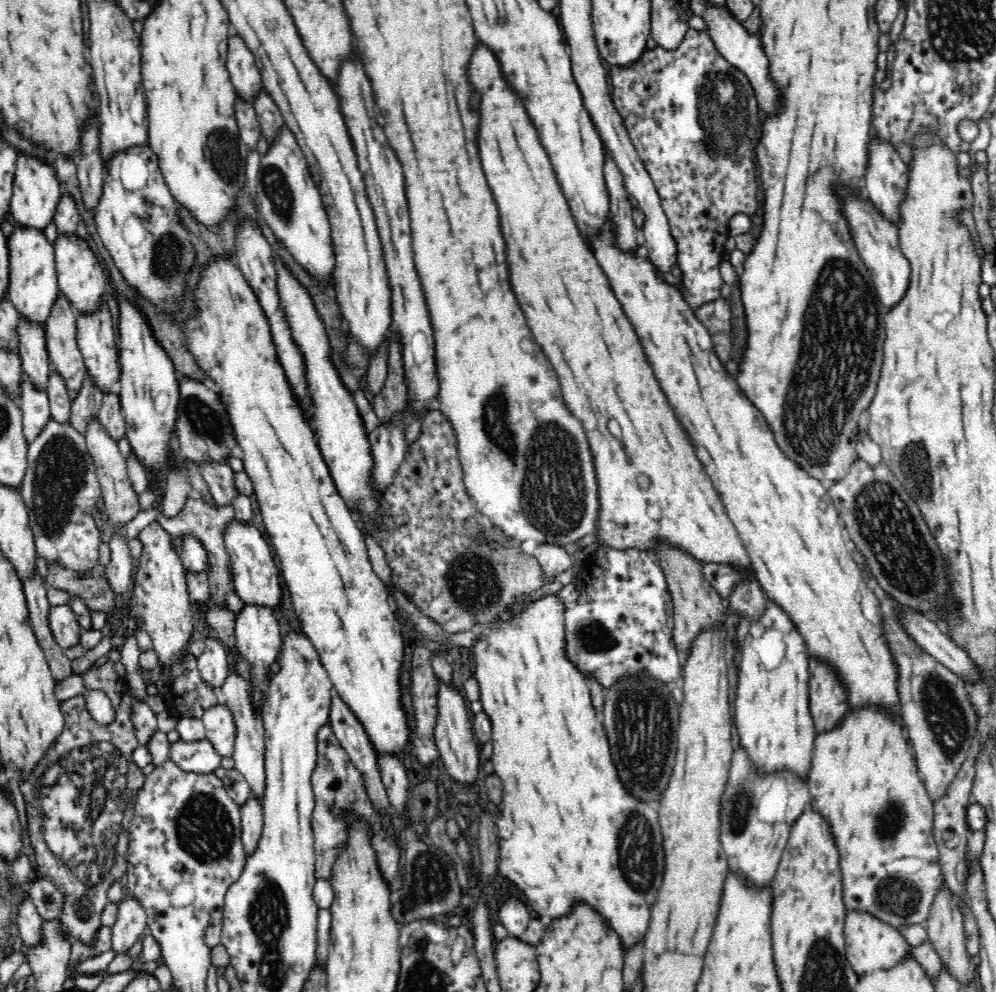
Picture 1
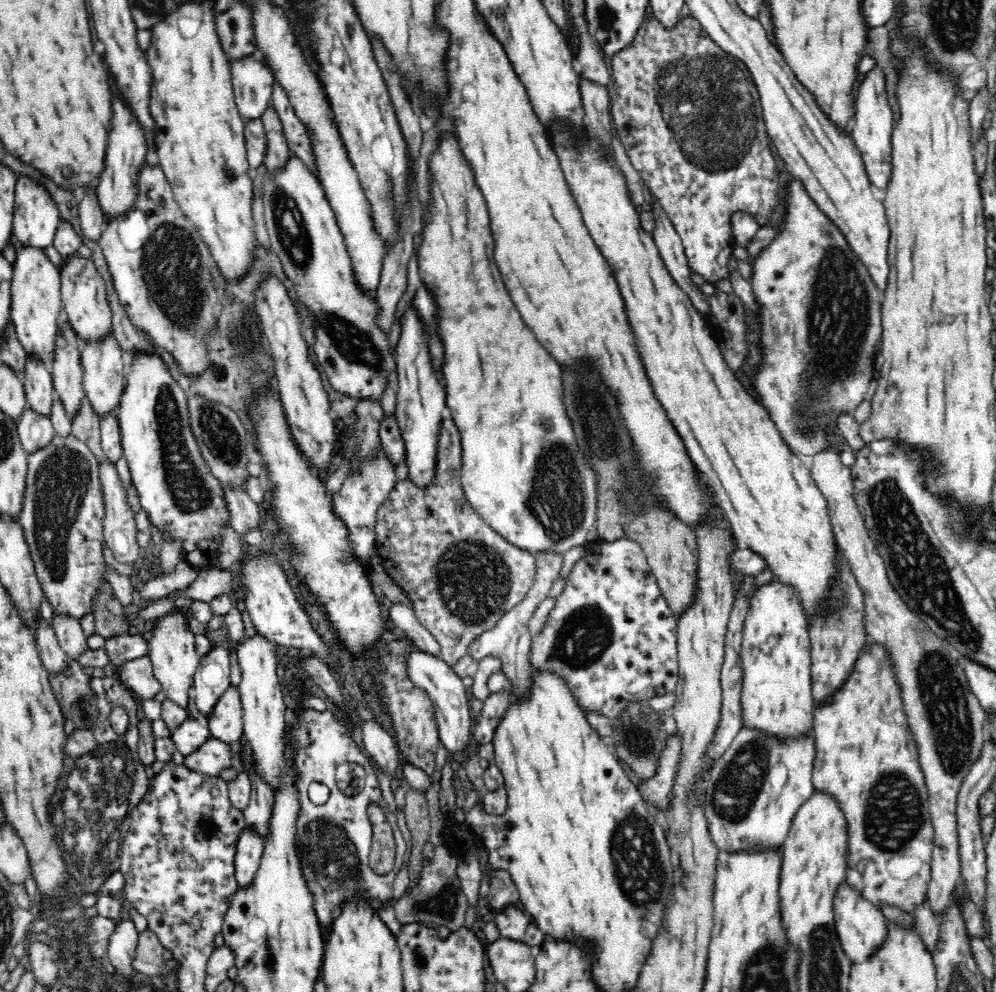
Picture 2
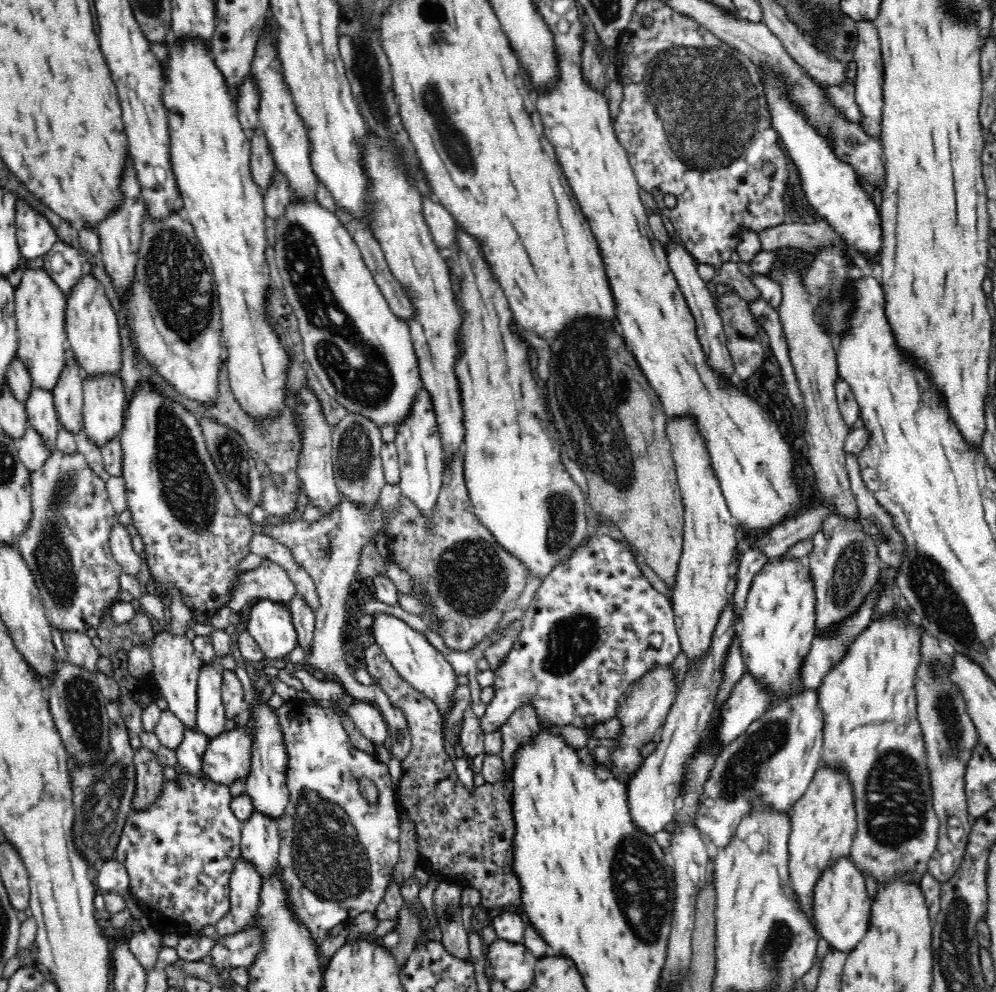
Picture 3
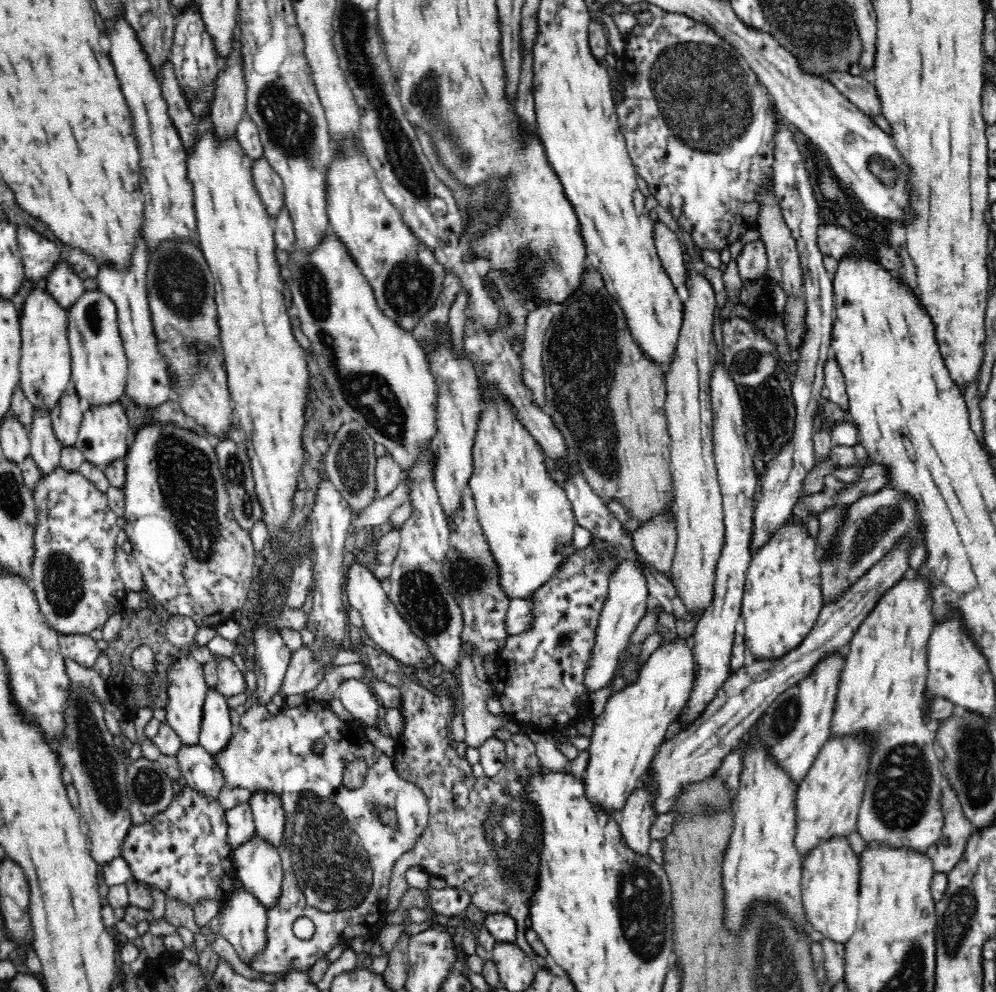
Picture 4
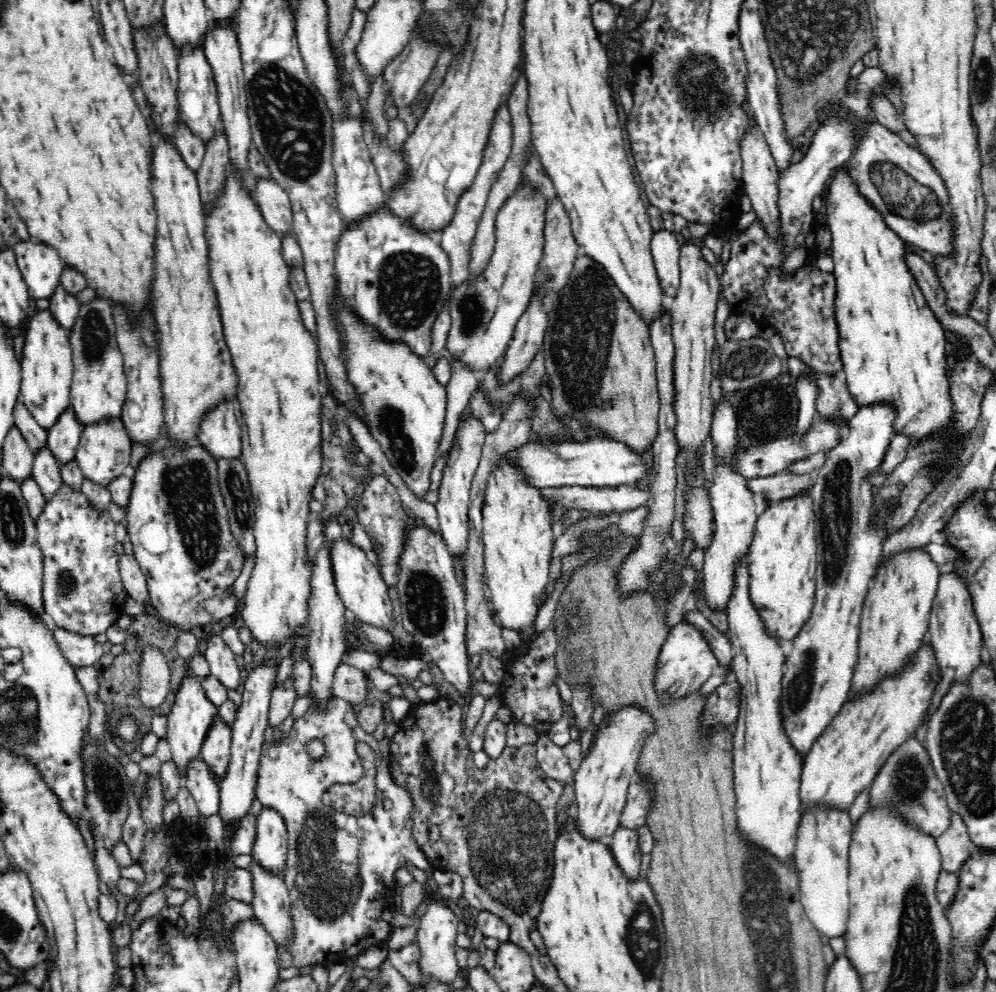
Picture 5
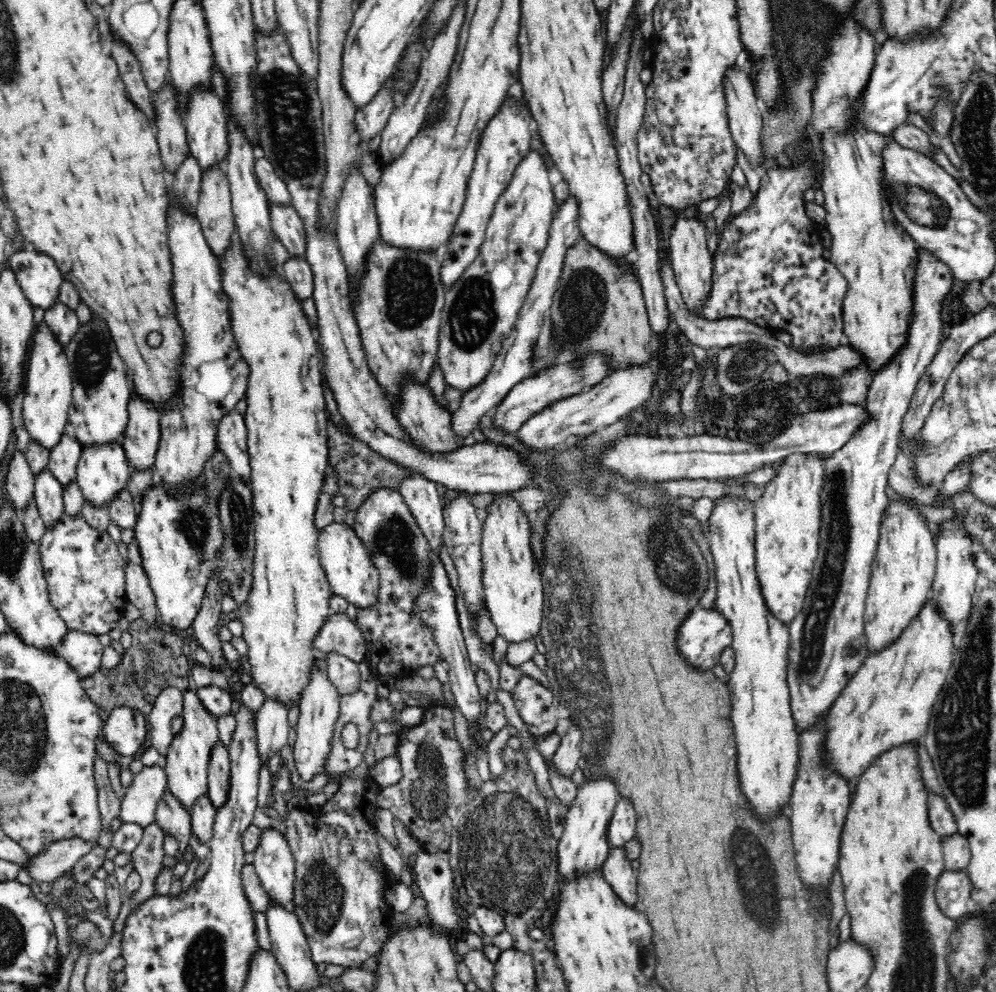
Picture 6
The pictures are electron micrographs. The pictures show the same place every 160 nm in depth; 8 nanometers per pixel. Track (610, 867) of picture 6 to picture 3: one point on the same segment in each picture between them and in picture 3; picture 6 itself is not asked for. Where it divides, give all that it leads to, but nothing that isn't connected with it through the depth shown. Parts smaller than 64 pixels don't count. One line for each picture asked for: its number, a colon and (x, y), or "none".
3: (651, 793)
4: (637, 815)
5: (623, 847)

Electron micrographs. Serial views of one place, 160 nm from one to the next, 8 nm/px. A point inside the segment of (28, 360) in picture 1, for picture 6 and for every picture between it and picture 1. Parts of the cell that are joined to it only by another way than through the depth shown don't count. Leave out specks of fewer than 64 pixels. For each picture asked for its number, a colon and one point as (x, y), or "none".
2: (39, 390)
3: (42, 417)
4: (45, 450)
5: (46, 473)
6: (48, 494)

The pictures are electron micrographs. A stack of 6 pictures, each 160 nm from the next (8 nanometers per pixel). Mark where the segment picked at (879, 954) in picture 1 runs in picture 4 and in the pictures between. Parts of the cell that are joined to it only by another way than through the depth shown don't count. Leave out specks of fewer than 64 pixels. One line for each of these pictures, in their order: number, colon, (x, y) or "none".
2: (860, 925)
3: (840, 906)
4: (829, 870)

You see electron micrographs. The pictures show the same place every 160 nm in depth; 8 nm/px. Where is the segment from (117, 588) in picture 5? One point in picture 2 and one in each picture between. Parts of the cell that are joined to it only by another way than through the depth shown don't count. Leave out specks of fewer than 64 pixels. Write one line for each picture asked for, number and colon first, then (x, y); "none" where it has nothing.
2: (62, 518)
3: (66, 548)
4: (74, 579)

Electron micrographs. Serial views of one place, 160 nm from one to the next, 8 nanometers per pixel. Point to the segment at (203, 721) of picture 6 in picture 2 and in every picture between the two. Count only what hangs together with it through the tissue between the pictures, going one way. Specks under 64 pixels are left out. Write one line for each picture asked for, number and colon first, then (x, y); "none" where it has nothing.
2: (172, 650)
3: (176, 666)
4: (187, 692)
5: (189, 721)

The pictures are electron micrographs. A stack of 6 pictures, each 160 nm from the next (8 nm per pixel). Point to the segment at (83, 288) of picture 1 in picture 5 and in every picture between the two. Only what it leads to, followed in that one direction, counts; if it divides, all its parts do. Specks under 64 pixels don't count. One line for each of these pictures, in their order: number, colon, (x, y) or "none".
2: (83, 292)
3: (94, 338)
4: (99, 365)
5: (99, 387)

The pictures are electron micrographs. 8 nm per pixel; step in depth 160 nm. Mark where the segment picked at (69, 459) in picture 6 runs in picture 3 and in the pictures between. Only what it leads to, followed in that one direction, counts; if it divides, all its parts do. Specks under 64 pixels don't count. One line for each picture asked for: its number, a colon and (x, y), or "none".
3: (68, 395)
4: (66, 419)
5: (63, 439)

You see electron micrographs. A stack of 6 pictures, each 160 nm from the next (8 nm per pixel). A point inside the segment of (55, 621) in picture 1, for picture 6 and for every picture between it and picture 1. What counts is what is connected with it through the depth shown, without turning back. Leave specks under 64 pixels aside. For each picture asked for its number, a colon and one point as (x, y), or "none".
2: (69, 633)
3: (81, 652)
4: (82, 649)
5: (80, 651)
6: (83, 651)

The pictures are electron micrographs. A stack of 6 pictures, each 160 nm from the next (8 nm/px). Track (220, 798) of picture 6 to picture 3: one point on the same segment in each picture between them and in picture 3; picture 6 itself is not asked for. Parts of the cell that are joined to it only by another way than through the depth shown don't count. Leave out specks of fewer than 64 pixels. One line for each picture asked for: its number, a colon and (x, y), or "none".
3: (211, 715)
4: (215, 735)
5: (215, 752)

